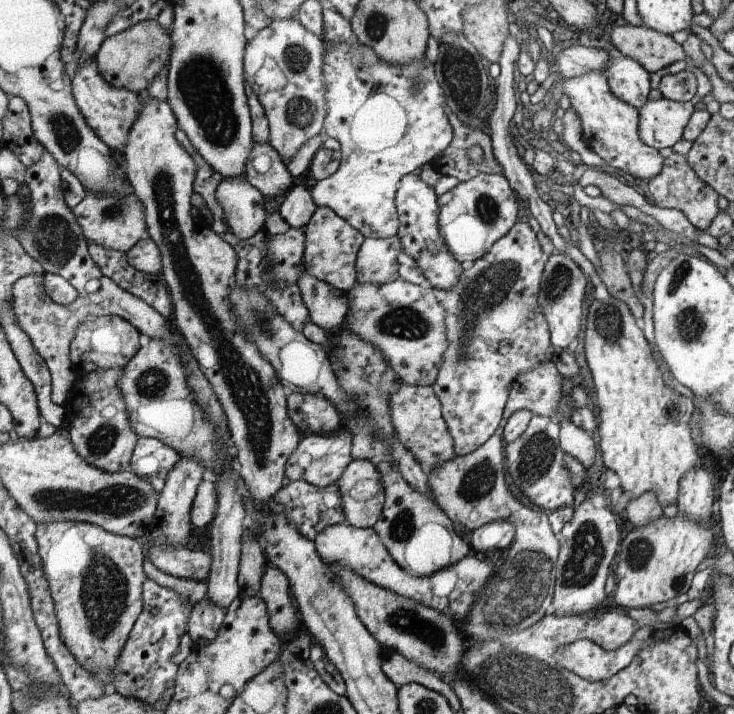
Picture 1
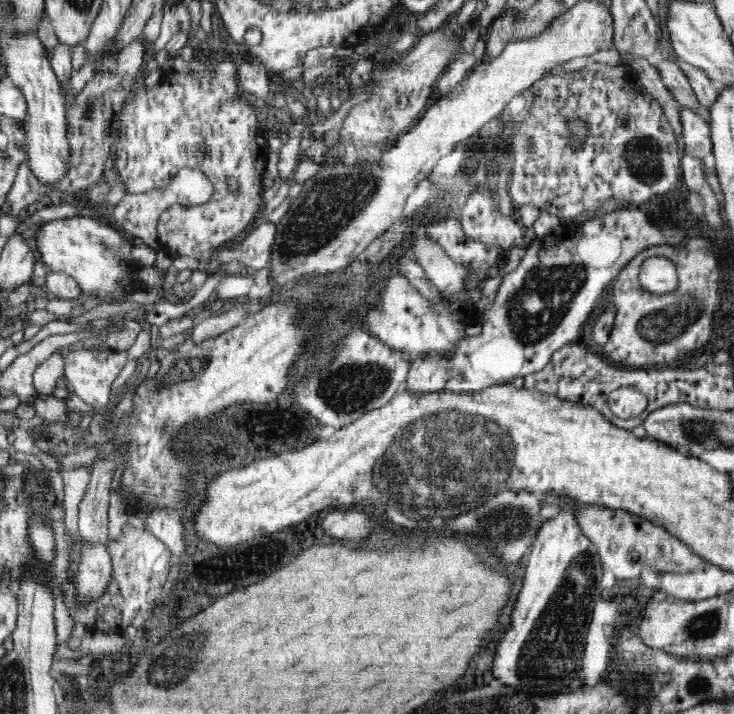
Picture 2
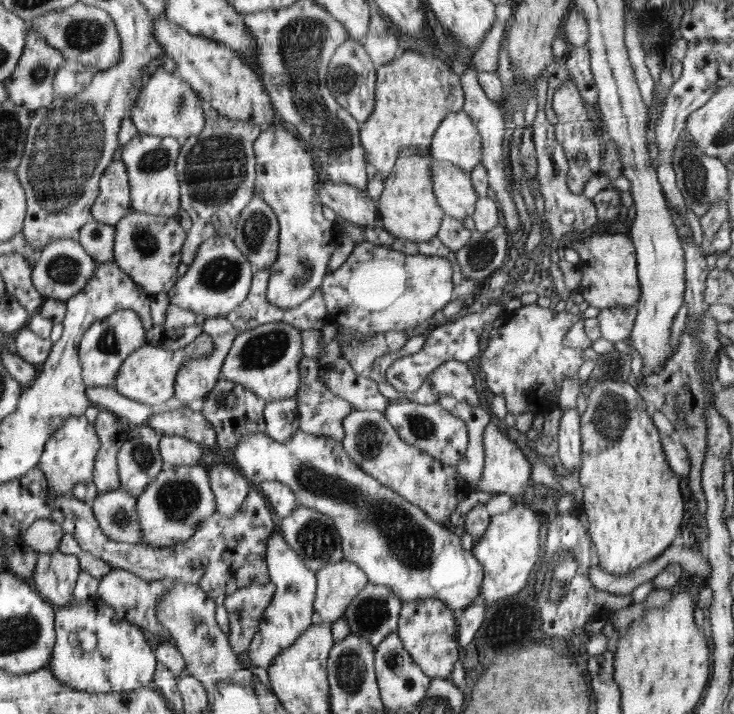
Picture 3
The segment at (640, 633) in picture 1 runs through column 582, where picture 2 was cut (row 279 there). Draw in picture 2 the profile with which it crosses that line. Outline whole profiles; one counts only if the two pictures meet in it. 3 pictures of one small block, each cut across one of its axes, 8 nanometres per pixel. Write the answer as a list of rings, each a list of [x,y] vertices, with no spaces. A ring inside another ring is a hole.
[[[652,256],[642,262],[640,285],[654,295],[666,295],[676,291],[679,277],[675,264],[664,256]]]

